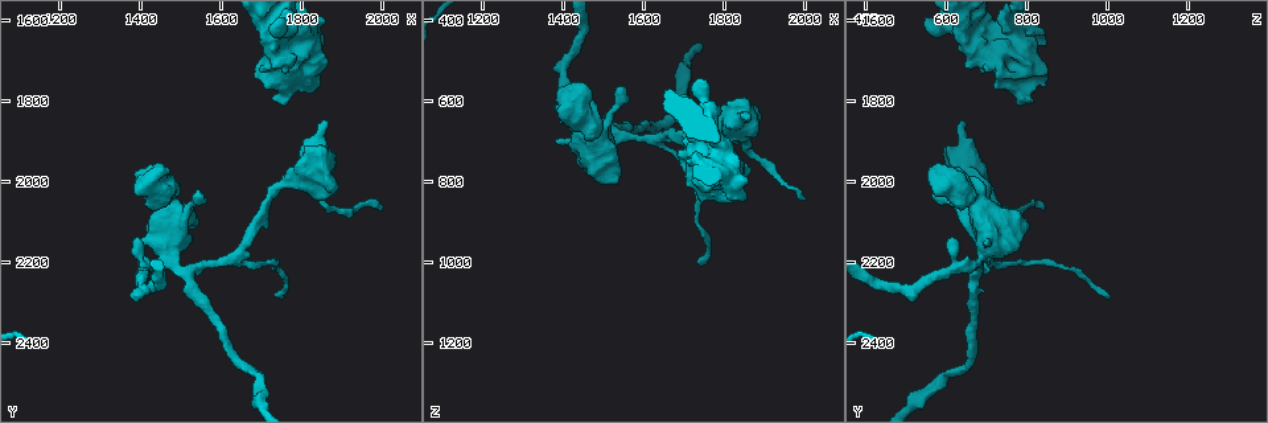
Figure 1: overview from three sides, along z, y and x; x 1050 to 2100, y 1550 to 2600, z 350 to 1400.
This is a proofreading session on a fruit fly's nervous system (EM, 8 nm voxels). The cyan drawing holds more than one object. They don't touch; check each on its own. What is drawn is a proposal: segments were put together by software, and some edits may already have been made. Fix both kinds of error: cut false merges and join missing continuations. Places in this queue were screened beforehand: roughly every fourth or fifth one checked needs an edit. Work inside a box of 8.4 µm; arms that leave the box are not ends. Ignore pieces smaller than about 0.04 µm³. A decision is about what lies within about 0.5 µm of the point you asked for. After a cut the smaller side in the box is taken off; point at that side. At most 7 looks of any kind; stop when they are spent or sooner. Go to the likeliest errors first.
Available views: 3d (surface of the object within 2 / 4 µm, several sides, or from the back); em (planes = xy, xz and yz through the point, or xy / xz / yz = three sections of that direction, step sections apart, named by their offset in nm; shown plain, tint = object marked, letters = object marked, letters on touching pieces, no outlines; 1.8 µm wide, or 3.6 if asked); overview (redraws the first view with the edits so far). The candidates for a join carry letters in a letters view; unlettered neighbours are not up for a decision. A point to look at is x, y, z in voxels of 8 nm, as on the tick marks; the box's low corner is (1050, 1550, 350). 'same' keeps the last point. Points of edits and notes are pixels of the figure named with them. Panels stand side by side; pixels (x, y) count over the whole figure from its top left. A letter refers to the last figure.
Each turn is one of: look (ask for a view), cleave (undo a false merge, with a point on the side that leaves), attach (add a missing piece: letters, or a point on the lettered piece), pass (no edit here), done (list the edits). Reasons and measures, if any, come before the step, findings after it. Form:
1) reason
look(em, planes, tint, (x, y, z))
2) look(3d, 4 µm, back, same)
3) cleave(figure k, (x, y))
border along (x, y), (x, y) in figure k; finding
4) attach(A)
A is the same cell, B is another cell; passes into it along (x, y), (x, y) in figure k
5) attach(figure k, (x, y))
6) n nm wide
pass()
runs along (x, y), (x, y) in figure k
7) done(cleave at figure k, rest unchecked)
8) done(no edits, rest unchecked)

abrupt turn
look(em, 3.6 µm, xy, step 4, tint, (1750, 1680, 730))

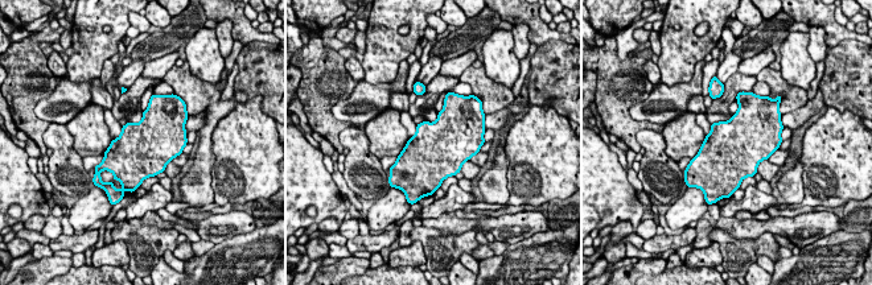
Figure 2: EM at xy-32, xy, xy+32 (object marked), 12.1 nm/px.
cut it another way
look(em, 3.6 µm, planes, letters, same)

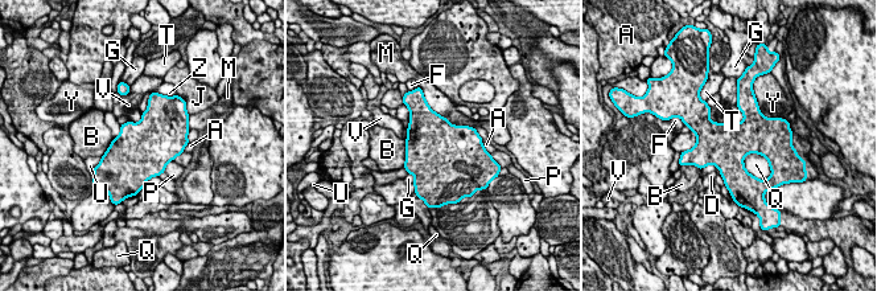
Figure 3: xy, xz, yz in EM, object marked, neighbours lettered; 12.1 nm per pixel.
pass()
A, B, D, F, G, J, M, P, Q, T, U, V, Y and Z are other cells; continuous, no second neuron

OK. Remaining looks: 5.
branch point
look(em, planes, letters, (1510, 2230, 675))

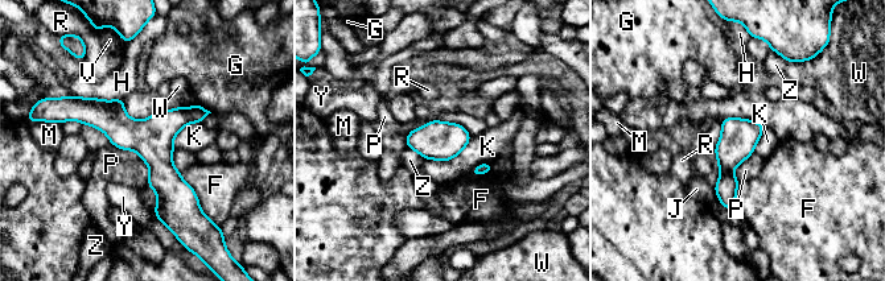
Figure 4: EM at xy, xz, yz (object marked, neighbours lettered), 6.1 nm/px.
220 nm wide
pass()
F, G, H, J, K, M, P, R, V, W, Y and Z are other cells; all the same neuron

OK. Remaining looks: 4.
branch stops here
look(em, planes, letters, (1740, 2290, 1010))

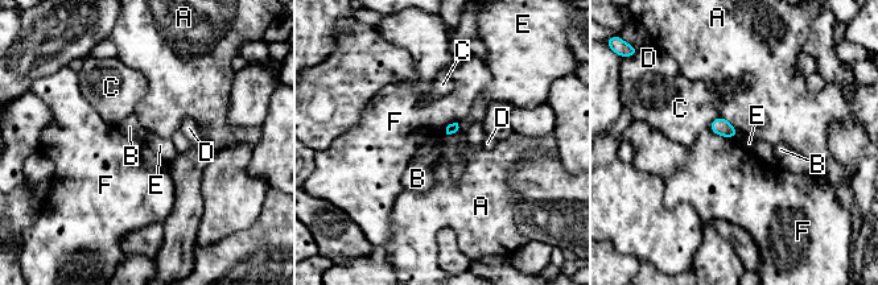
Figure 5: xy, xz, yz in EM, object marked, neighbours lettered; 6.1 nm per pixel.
pass()
A, B, C, D, E and F are other cells; border along (709, 128), (720, 135), (736, 137) in figure 5; none of them fits

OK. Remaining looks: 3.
done(no edits, rest unchecked)

